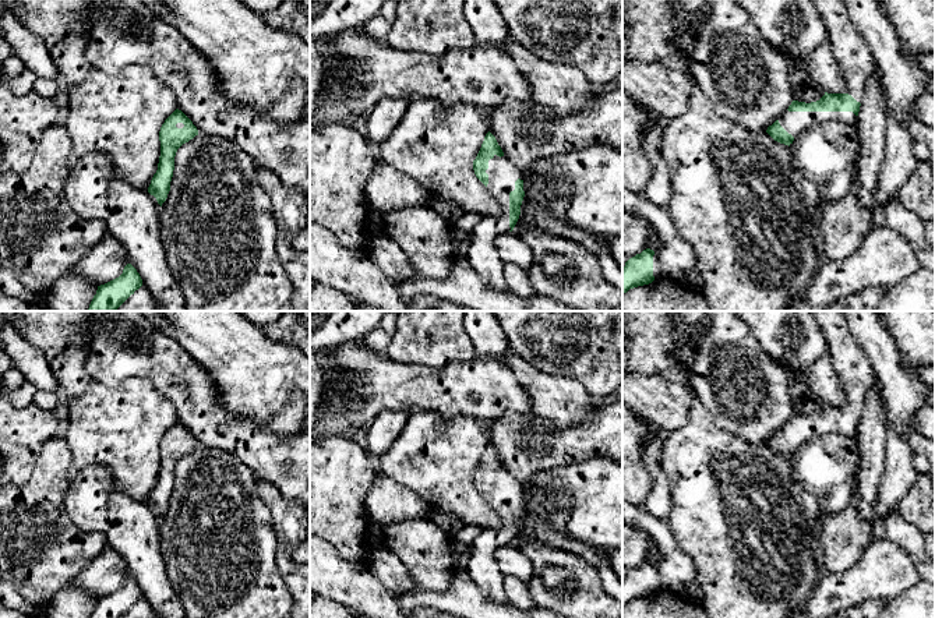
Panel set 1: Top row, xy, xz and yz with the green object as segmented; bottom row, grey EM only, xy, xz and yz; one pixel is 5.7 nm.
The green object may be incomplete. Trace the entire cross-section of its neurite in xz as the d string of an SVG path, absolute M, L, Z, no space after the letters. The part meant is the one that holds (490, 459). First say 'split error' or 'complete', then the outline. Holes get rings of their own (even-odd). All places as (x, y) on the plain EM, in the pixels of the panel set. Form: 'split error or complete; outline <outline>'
split error; outline M488 444L473 473L476 490L493 505L502 519L500 529L481 529L469 545L466 569L481 594L495 604L508 604L502 585L504 575L495 561L495 551L512 544L525 509L523 481L515 478Z

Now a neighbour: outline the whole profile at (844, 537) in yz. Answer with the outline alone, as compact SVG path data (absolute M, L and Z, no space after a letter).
M860 498L851 501L840 513L822 520L821 547L829 573L843 572L855 565L879 532L871 520L858 513Z

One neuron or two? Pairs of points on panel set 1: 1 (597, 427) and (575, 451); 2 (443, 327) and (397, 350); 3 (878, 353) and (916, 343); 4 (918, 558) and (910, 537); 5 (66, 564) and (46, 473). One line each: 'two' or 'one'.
1: one
2: one
3: two
4: one
5: one

